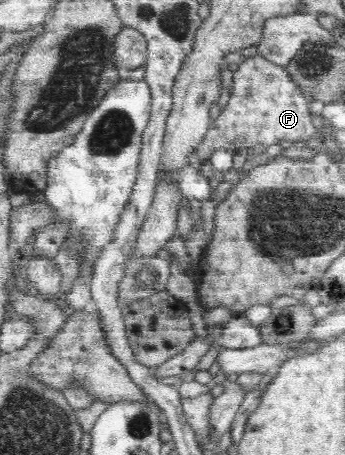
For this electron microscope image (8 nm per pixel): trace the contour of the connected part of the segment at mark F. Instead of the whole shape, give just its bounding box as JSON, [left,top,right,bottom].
[196,57,324,164]

